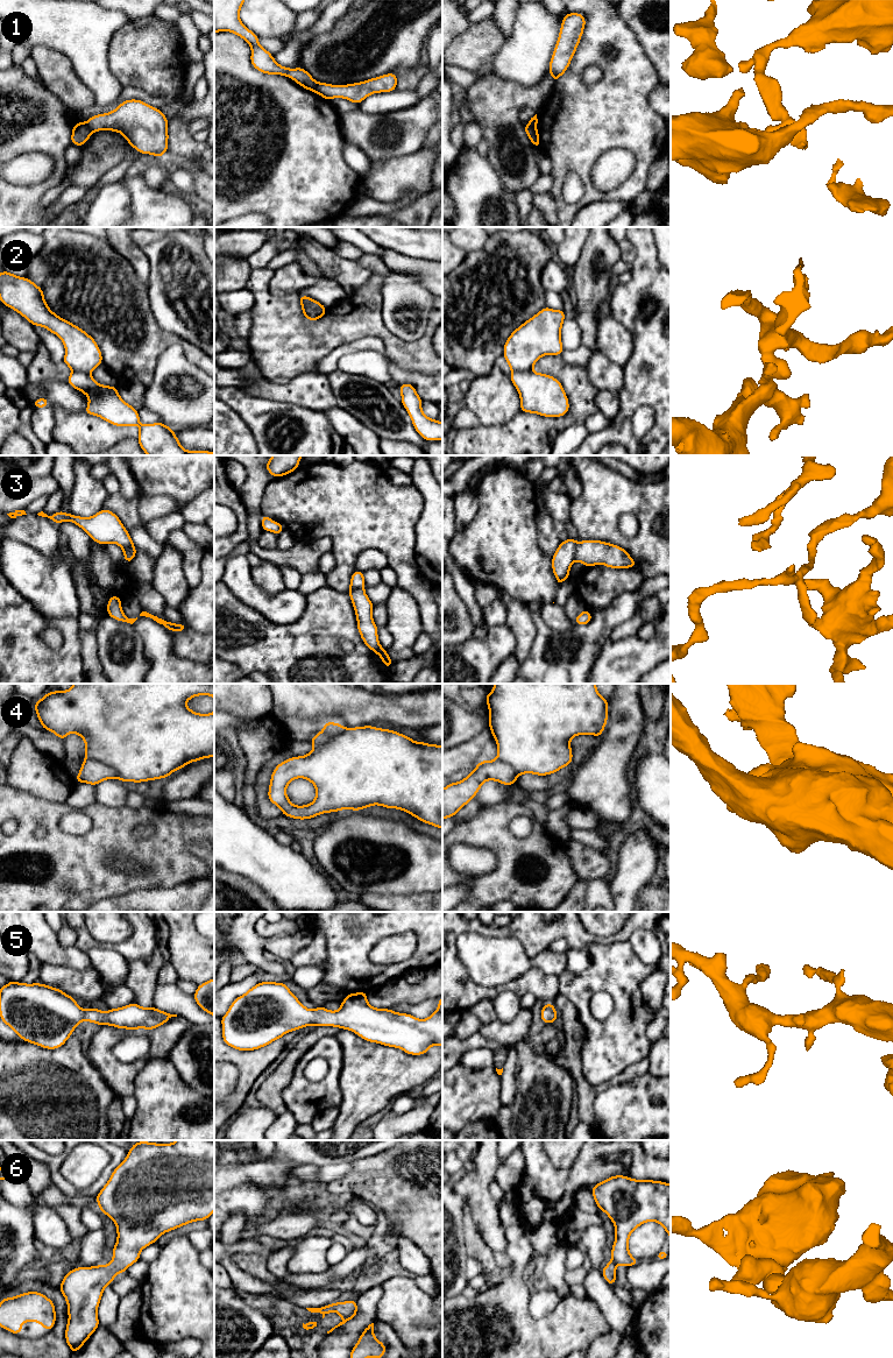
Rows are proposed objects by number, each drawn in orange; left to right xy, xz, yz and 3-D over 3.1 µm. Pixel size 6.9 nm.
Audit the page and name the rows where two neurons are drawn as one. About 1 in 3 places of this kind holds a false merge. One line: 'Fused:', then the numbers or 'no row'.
Fused: 1, 2, 3, 4

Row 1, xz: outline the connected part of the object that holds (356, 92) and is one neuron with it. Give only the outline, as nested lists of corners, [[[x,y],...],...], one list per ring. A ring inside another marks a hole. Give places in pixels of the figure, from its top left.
[[[385,73],[376,78],[347,85],[318,83],[314,92],[325,98],[326,100],[332,100],[333,98],[343,98],[359,105],[373,93],[392,92],[396,90],[396,87],[397,75]]]

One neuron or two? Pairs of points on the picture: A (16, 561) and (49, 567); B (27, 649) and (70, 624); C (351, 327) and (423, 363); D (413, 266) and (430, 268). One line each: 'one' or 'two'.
A: one
B: one
C: one
D: one

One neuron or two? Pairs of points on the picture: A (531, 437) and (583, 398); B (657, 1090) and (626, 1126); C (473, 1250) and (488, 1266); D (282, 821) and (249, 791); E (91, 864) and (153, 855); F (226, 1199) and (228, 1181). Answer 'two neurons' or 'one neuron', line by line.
A: one neuron
B: one neuron
C: one neuron
D: one neuron
E: one neuron
F: two neurons

